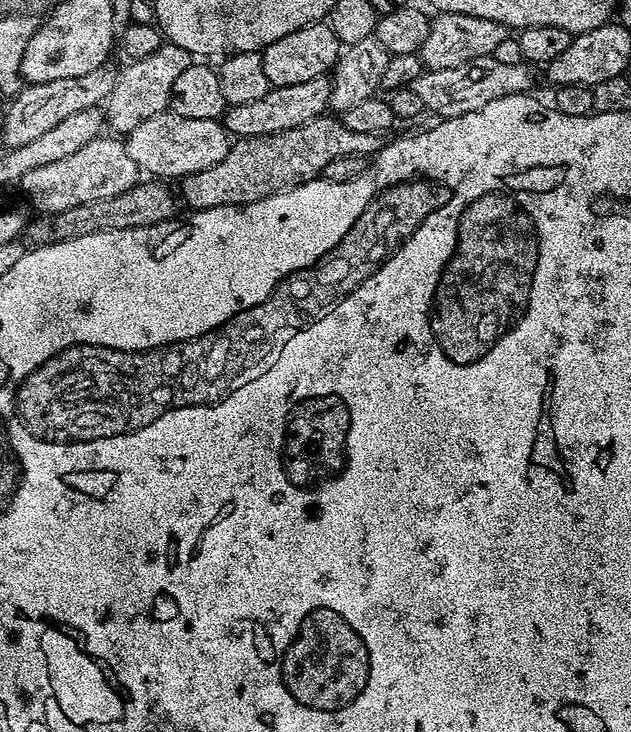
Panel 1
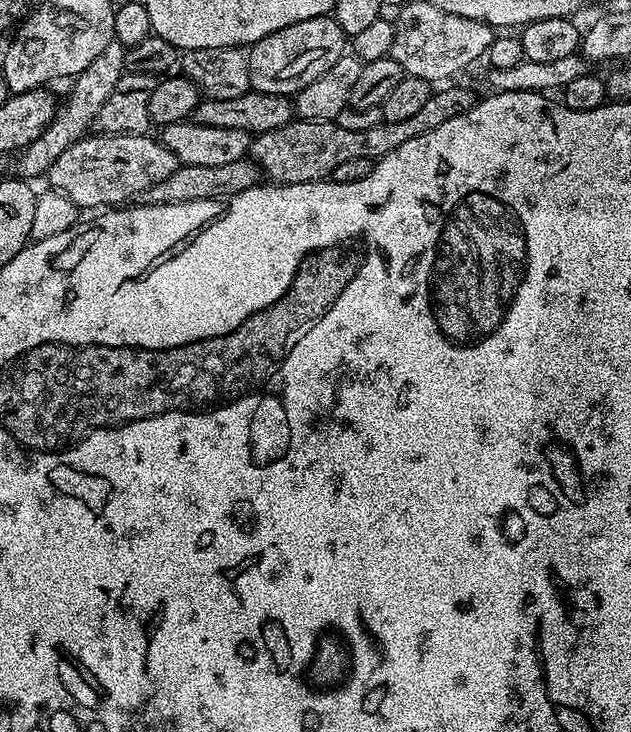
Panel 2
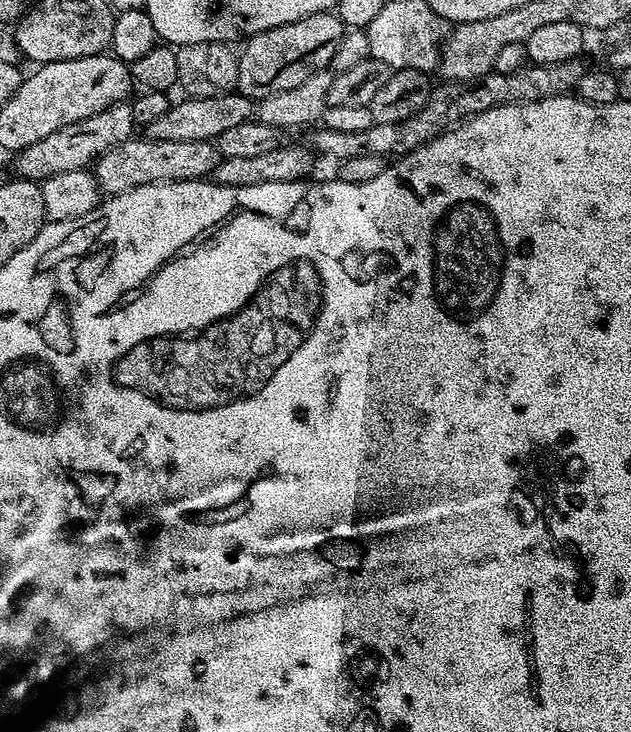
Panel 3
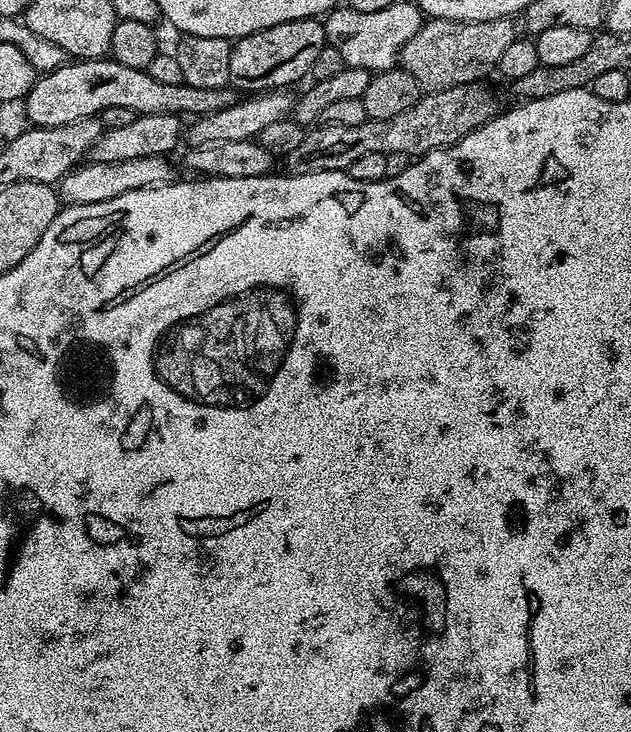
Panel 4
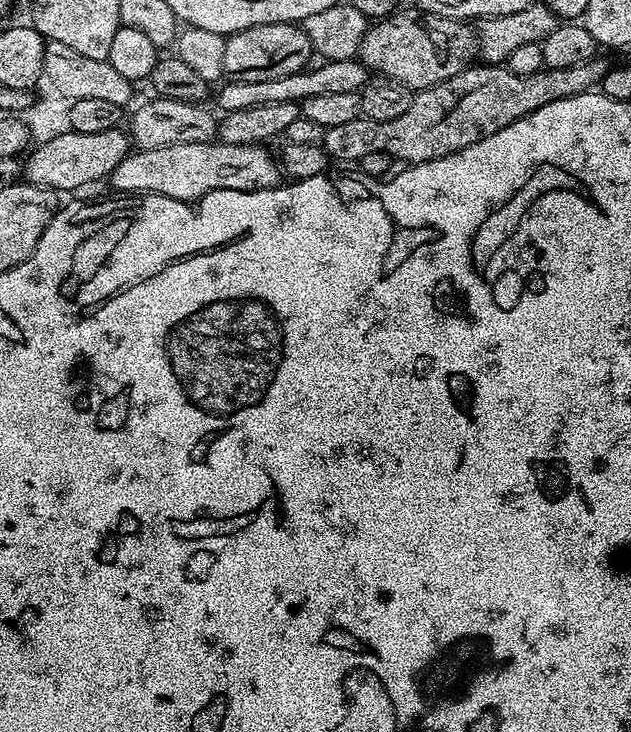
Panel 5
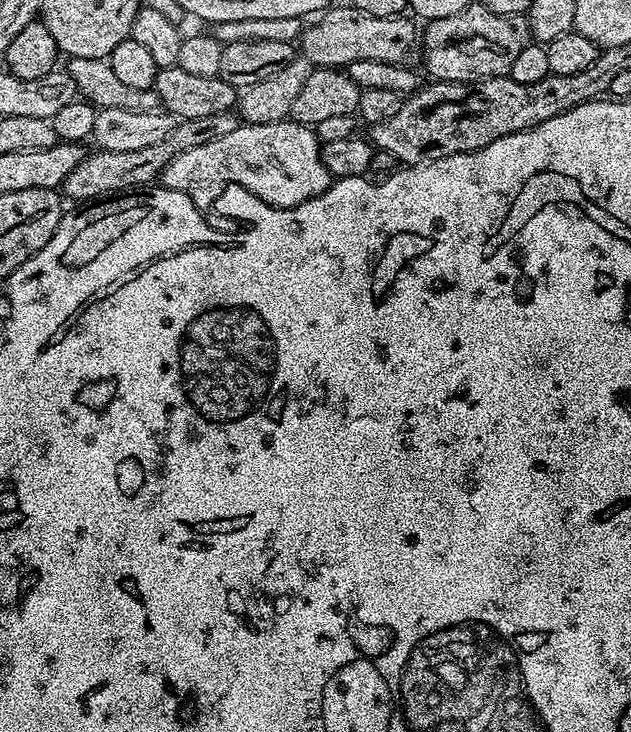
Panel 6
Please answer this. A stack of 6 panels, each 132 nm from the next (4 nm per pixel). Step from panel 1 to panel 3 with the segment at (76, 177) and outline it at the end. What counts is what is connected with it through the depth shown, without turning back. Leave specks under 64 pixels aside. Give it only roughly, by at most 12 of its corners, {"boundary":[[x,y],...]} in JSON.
{"boundary":[[133,138],[94,162],[104,194],[211,177],[219,147]]}

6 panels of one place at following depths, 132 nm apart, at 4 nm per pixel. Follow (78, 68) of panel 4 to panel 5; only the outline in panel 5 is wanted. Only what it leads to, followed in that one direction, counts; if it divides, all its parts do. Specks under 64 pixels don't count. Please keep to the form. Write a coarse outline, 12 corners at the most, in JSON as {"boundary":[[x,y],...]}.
{"boundary":[[328,60],[270,82],[229,79],[215,89],[221,113],[266,102],[359,92],[369,69]]}

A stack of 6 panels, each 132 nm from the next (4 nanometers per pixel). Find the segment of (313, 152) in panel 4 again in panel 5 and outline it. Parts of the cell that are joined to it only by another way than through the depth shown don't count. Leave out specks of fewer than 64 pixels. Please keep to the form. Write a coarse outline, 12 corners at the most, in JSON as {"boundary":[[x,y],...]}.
{"boundary":[[609,61],[525,76],[481,63],[402,118],[325,128],[333,161],[437,160],[593,91]]}

